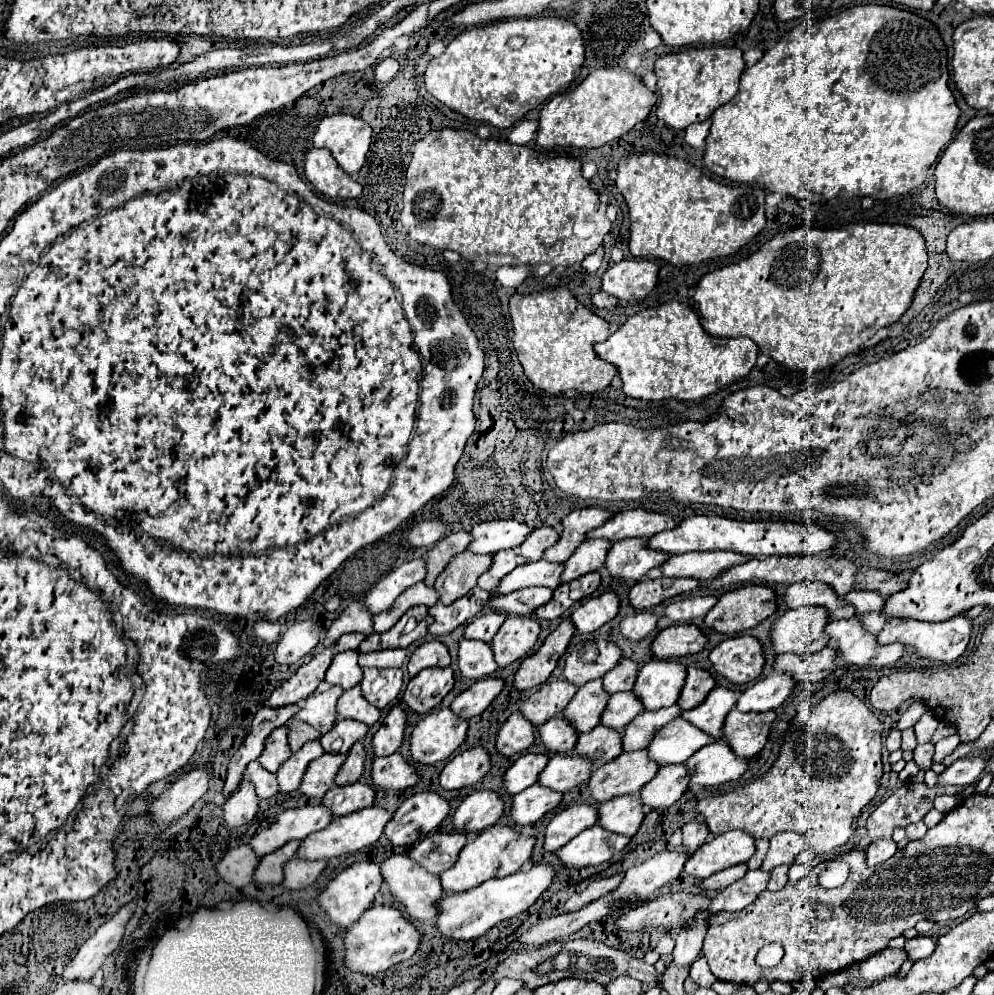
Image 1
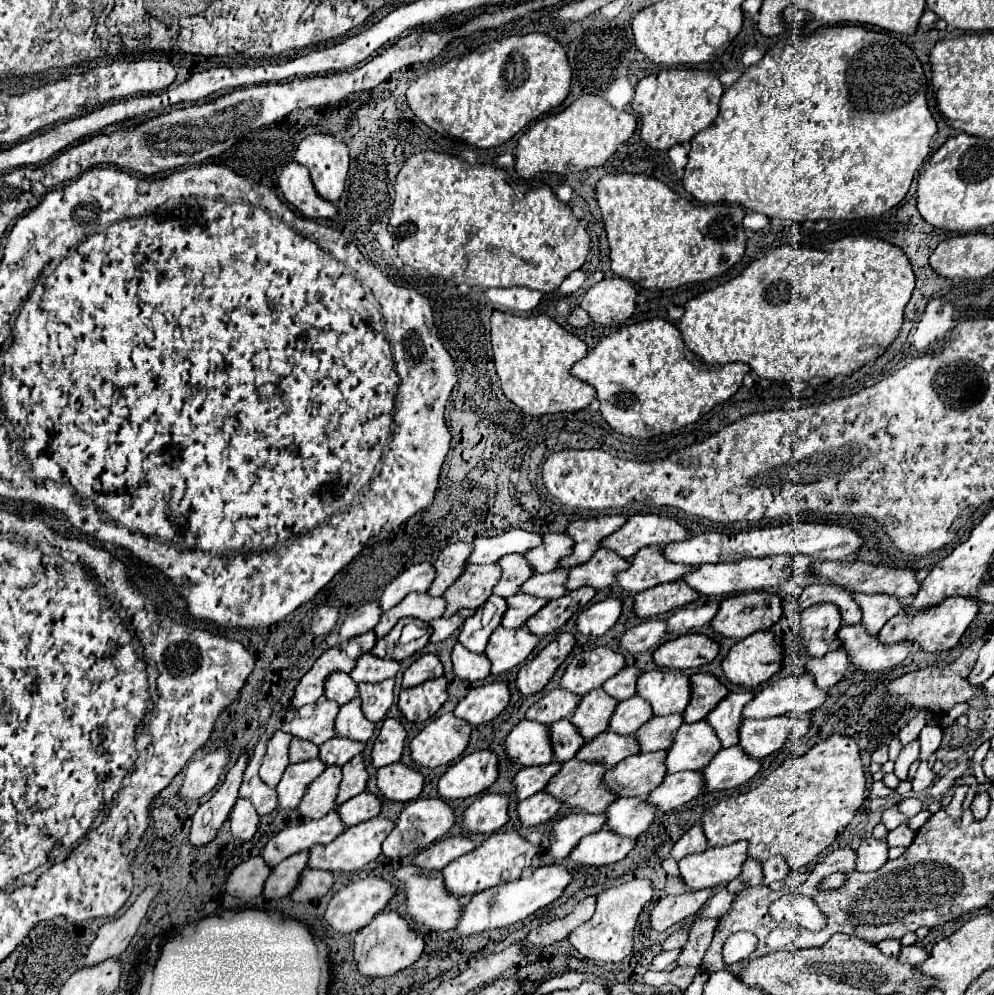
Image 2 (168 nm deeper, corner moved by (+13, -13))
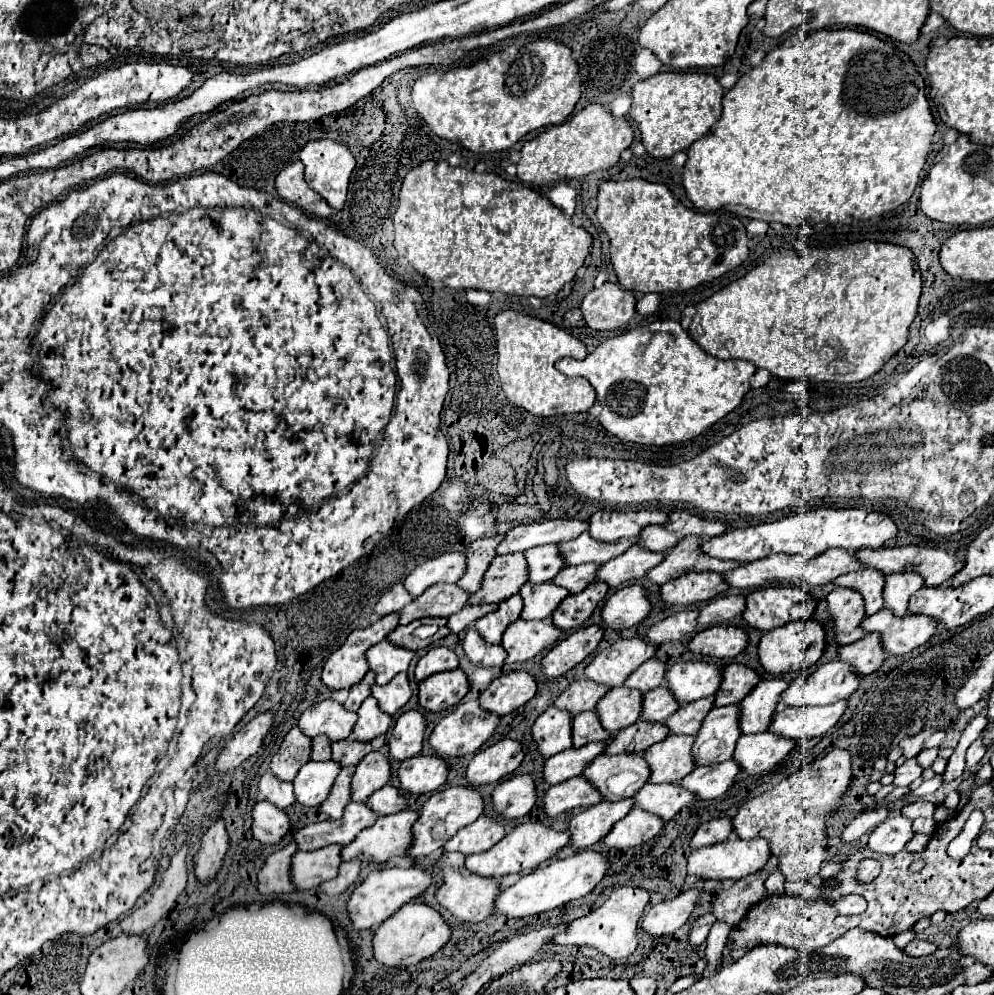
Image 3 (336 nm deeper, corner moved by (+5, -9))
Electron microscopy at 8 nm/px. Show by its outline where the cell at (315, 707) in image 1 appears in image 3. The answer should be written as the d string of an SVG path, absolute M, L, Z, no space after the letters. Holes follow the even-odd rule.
M325 699L309 709L305 709L299 717L299 729L307 737L327 735L331 741L341 741L351 735L351 729L357 721L357 713L343 709L335 699Z

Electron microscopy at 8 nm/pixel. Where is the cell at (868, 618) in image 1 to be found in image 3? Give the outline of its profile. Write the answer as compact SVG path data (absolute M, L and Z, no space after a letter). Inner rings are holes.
M893 573L885 577L883 601L885 609L891 609L895 617L903 617L907 613L909 597L923 587L919 573Z

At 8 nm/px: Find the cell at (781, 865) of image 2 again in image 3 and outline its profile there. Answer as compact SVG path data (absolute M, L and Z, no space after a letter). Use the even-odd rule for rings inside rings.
M773 871L773 873L767 877L767 881L765 881L765 889L767 889L769 895L773 895L773 893L783 893L783 883L785 883L783 873L781 873L781 871Z

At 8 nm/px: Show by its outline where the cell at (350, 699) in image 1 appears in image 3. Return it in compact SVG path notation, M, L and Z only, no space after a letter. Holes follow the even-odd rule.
M367 697L357 711L359 719L353 727L353 737L357 741L371 741L383 733L387 733L391 725L391 717L383 713L375 701L375 697Z

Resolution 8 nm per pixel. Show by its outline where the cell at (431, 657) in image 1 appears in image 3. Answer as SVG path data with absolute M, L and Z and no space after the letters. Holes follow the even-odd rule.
M433 647L417 661L415 681L423 681L429 675L451 671L451 669L457 669L457 667L459 667L459 659L457 659L457 655L451 649L447 649L447 647Z

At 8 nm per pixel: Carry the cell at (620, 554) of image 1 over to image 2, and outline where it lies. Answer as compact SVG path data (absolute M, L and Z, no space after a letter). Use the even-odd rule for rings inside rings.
M649 545L643 547L633 559L631 567L623 573L617 575L619 587L631 593L639 593L645 589L651 589L659 583L669 583L669 581L679 581L687 573L695 571L697 567L691 565L681 565L681 563L671 563L663 555L663 547L659 545Z

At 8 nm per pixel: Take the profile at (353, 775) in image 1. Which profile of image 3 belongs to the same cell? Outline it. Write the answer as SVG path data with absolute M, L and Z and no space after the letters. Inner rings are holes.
M373 751L365 755L359 761L351 781L351 801L365 801L371 793L381 789L389 781L389 773L391 767L383 753Z

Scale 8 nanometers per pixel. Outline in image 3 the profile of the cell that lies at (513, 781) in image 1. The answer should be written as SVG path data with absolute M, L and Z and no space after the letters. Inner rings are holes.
M589 743L589 745L583 745L579 749L571 747L571 749L565 749L563 753L557 753L553 757L549 757L543 765L543 781L547 785L557 785L565 779L571 779L571 777L577 777L581 773L581 769L597 755L603 753L607 743Z

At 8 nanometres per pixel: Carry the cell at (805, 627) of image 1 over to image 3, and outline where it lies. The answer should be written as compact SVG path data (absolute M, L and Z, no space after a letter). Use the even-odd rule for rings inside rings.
M833 589L827 595L827 611L835 623L835 641L839 645L849 645L865 635L859 627L865 617L865 607L861 595L853 589Z

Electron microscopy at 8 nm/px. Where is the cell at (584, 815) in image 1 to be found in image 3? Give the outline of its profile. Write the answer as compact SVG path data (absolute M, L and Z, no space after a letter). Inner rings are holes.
M631 799L617 801L617 803L601 801L581 813L577 813L569 821L571 845L575 849L587 849L587 847L595 845L609 833L613 823L617 823L619 819L623 819L629 813L631 807L633 807Z

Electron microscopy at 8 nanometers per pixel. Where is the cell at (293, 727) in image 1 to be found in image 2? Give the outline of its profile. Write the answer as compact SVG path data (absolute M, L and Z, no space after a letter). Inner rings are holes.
M293 737L293 741L291 741L291 749L289 749L289 759L291 759L291 763L309 761L309 759L315 759L317 755L319 755L319 747L317 747L317 745Z

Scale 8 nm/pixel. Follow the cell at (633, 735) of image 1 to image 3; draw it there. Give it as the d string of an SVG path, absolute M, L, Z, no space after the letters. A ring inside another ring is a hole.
M713 695L681 705L673 713L673 717L663 721L663 725L667 725L669 733L675 733L675 735L695 735L697 729L701 727L703 717L709 713L709 709L713 709Z

